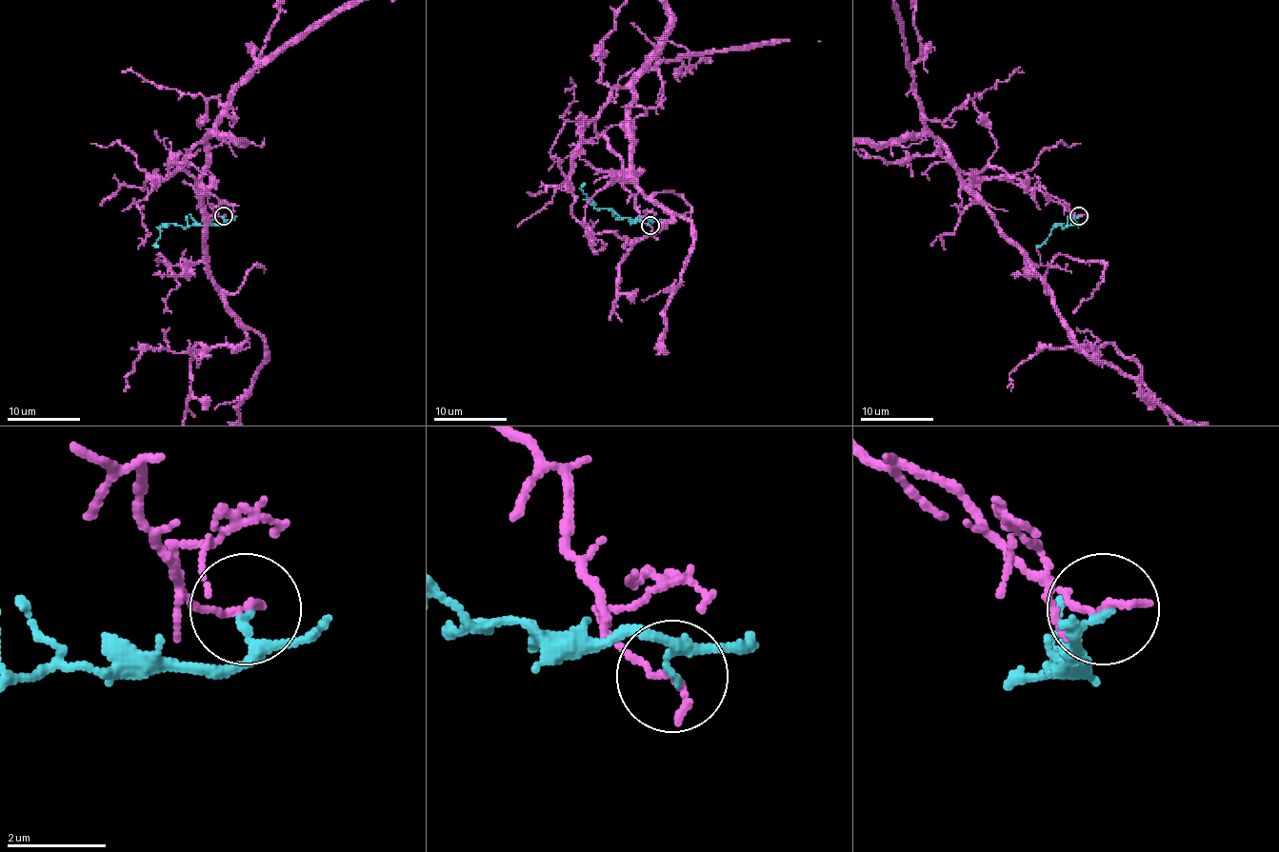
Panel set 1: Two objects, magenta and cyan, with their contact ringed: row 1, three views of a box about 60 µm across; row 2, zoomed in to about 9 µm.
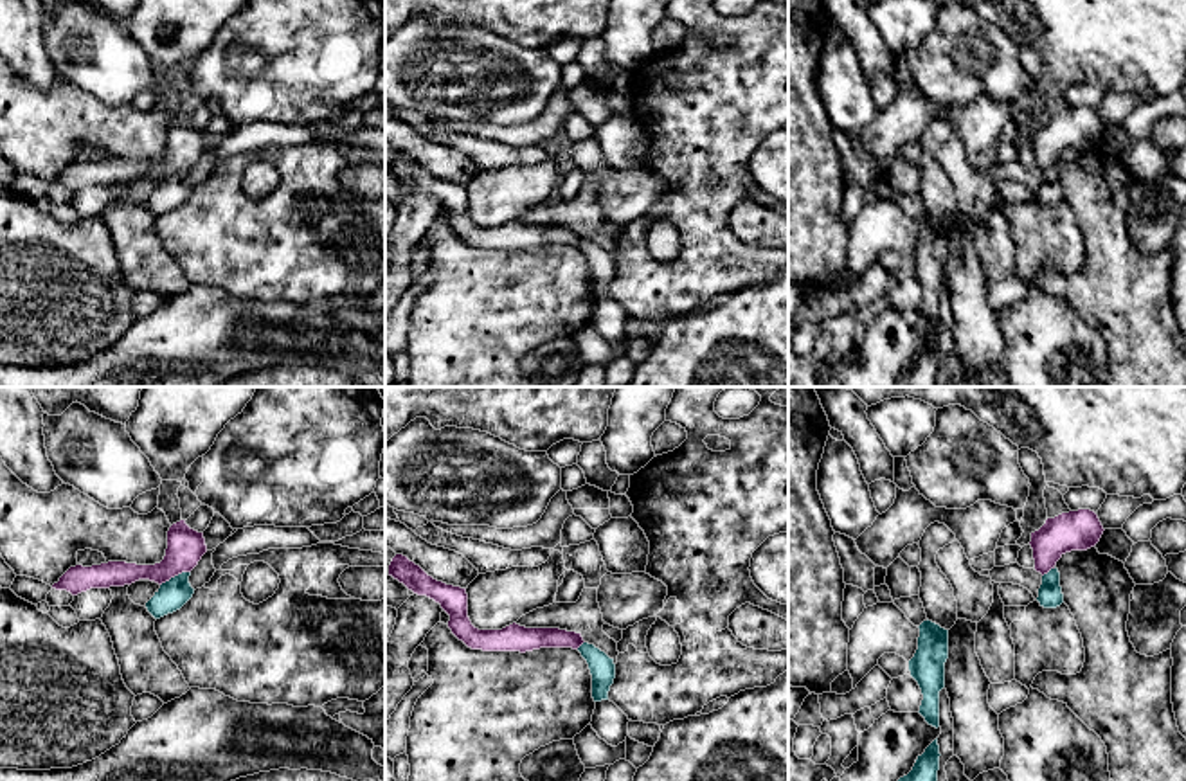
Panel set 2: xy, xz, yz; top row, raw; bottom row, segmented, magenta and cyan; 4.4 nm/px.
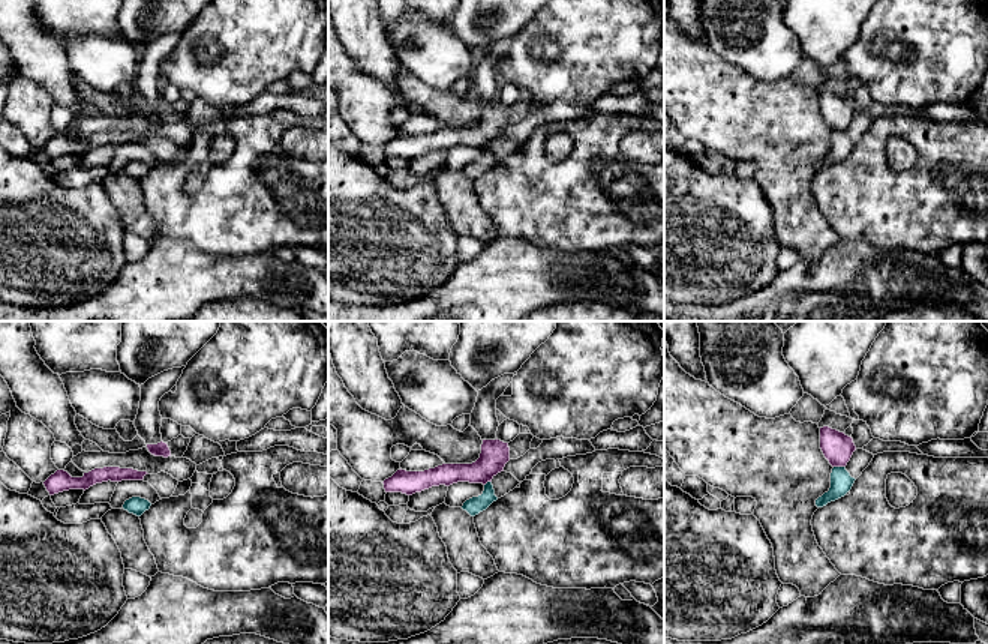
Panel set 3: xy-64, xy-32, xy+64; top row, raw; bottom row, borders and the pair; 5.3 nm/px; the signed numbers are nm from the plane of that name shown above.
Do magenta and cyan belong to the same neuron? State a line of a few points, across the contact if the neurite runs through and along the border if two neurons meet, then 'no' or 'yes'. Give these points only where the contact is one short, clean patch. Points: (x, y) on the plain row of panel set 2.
xy (189, 168), (182, 168), (161, 182) | no

